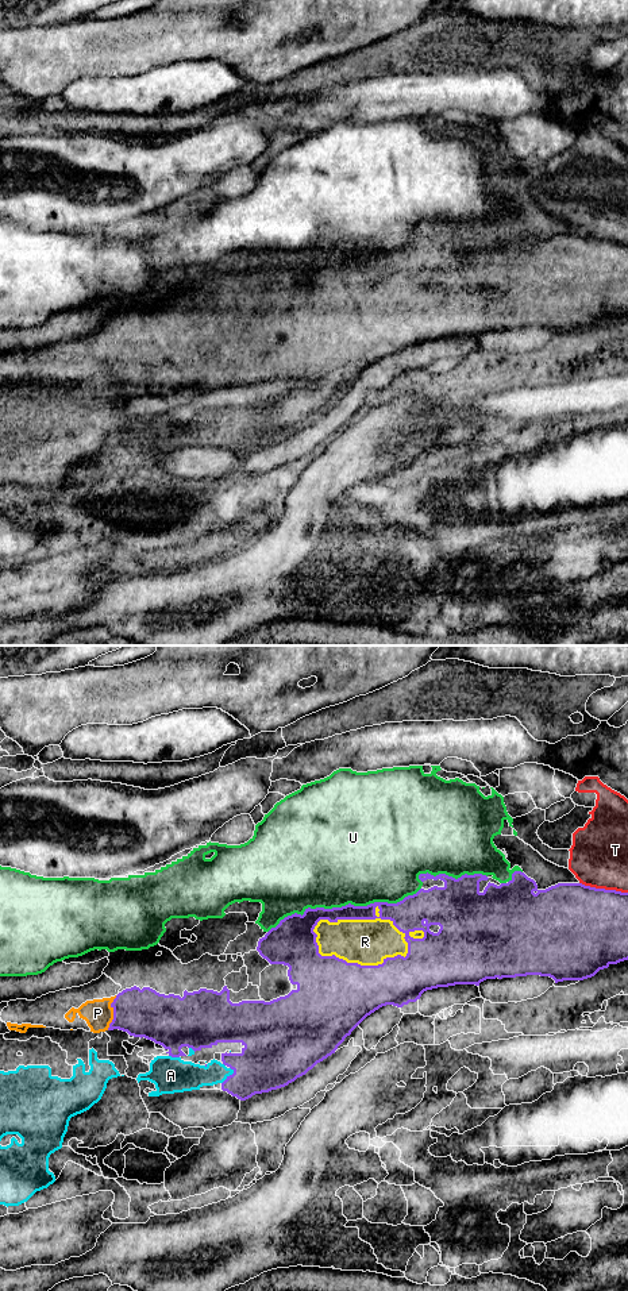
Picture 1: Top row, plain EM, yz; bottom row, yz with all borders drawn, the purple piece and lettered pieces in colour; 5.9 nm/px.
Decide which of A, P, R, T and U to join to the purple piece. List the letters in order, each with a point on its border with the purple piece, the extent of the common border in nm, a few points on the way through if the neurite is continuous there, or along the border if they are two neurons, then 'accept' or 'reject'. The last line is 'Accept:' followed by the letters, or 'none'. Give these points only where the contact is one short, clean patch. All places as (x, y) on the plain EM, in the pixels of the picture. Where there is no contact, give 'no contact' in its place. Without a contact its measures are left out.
A: contact yz (228, 428); length 120 nm; reject
P: contact yz (114, 365); length 220 nm; accept
R: contact yz (366, 270); length 600 nm; accept
T: contact yz (604, 241); length 300 nm; reject
U: contact yz (343, 258); length 950 nm; reject
Accept: P, R

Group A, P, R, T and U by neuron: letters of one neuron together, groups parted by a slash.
A / P R / T / U

